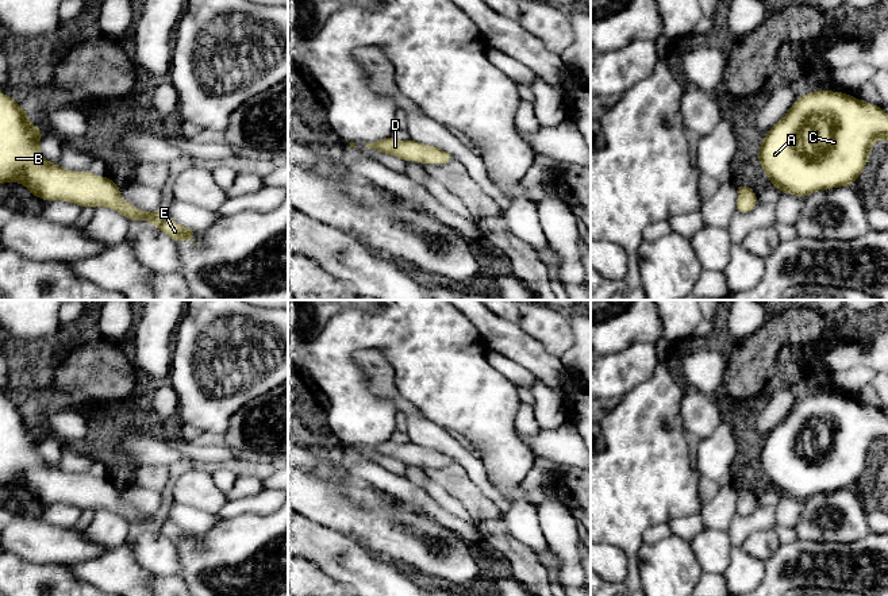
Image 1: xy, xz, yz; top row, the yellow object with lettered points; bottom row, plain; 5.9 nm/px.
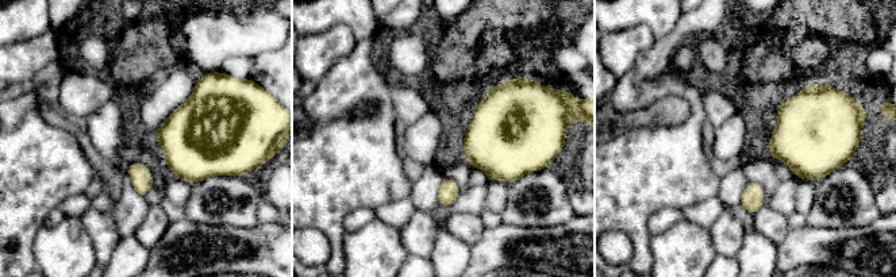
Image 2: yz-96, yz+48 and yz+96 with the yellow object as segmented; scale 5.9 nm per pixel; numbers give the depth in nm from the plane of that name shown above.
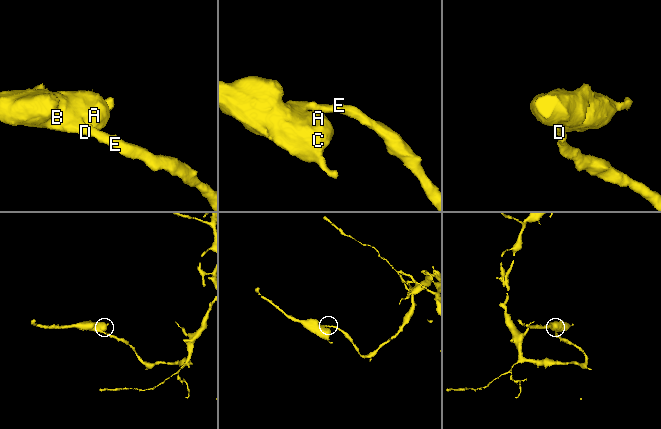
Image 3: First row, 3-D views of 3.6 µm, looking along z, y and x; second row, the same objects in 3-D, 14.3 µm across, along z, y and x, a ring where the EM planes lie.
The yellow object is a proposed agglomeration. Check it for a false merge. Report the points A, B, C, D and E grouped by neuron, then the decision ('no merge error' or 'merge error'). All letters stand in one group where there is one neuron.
A B C D E | no merge error

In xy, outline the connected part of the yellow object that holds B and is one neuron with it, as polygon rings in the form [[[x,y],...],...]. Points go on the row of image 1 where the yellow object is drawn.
[[[0,95],[0,184],[3,182],[22,182],[32,196],[43,200],[64,200],[76,203],[80,207],[108,207],[128,220],[143,220],[153,218],[146,226],[157,226],[172,241],[193,241],[197,232],[185,228],[169,219],[164,212],[150,211],[145,212],[124,201],[120,196],[120,188],[109,177],[99,177],[88,172],[70,172],[58,165],[58,161],[49,164],[39,151],[39,141],[42,138],[41,127],[32,126],[27,120],[28,111],[20,108],[9,95]]]

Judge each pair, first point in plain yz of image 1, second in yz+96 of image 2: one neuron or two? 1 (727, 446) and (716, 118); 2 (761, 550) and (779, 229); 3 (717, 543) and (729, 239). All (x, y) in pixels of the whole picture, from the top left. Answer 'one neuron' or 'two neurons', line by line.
1: two neurons
2: one neuron
3: one neuron

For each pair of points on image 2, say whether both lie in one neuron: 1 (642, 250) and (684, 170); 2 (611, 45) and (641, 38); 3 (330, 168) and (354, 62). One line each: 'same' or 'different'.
1: same
2: same
3: same

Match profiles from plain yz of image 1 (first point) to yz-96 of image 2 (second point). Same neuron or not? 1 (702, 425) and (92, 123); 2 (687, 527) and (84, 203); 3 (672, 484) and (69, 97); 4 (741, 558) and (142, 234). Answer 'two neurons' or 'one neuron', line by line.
1: two neurons
2: one neuron
3: two neurons
4: two neurons

